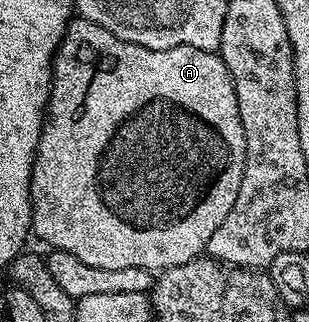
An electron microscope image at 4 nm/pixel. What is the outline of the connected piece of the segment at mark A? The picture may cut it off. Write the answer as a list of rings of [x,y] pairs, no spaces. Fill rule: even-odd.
[[[72,19],[51,65],[51,93],[31,171],[31,232],[39,235],[48,244],[48,249],[73,254],[73,258],[85,262],[85,266],[97,266],[101,270],[144,268],[152,274],[198,260],[206,253],[209,238],[213,238],[217,226],[229,218],[229,210],[233,210],[233,202],[237,202],[237,190],[241,190],[244,170],[245,130],[241,126],[237,90],[219,52],[197,50],[197,46],[149,50],[145,46],[125,42],[117,38],[117,34],[109,34],[109,30],[93,22]]]

